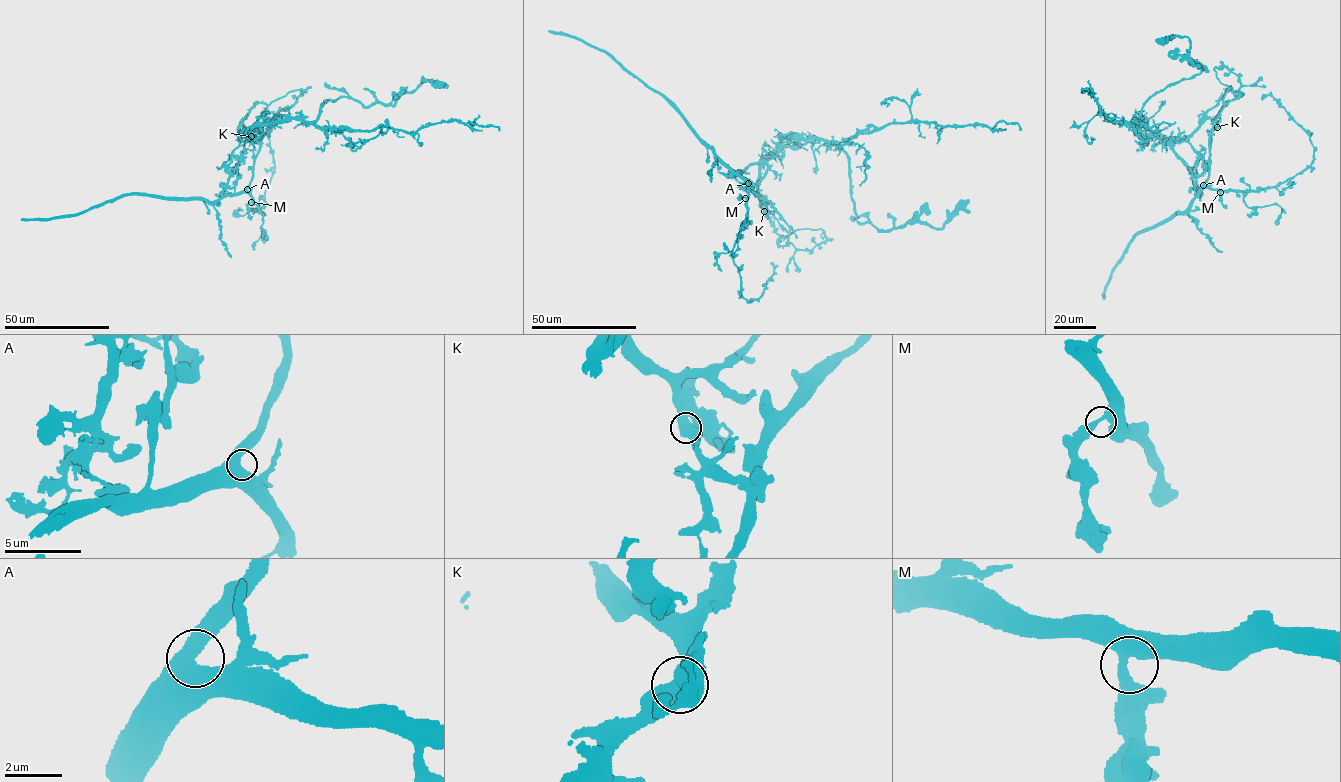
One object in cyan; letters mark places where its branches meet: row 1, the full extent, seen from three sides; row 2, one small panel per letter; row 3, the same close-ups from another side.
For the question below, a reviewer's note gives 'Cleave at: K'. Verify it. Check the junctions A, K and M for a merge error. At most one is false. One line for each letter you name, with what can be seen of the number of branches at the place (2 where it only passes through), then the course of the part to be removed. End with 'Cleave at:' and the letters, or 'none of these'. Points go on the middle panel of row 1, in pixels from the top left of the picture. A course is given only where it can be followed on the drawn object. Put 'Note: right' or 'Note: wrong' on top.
Note: right
K: branches 2; course (764, 211), (766, 206), (762, 198), (658, 93), (604, 52), (574, 38), (548, 31)
Cleave at: K

